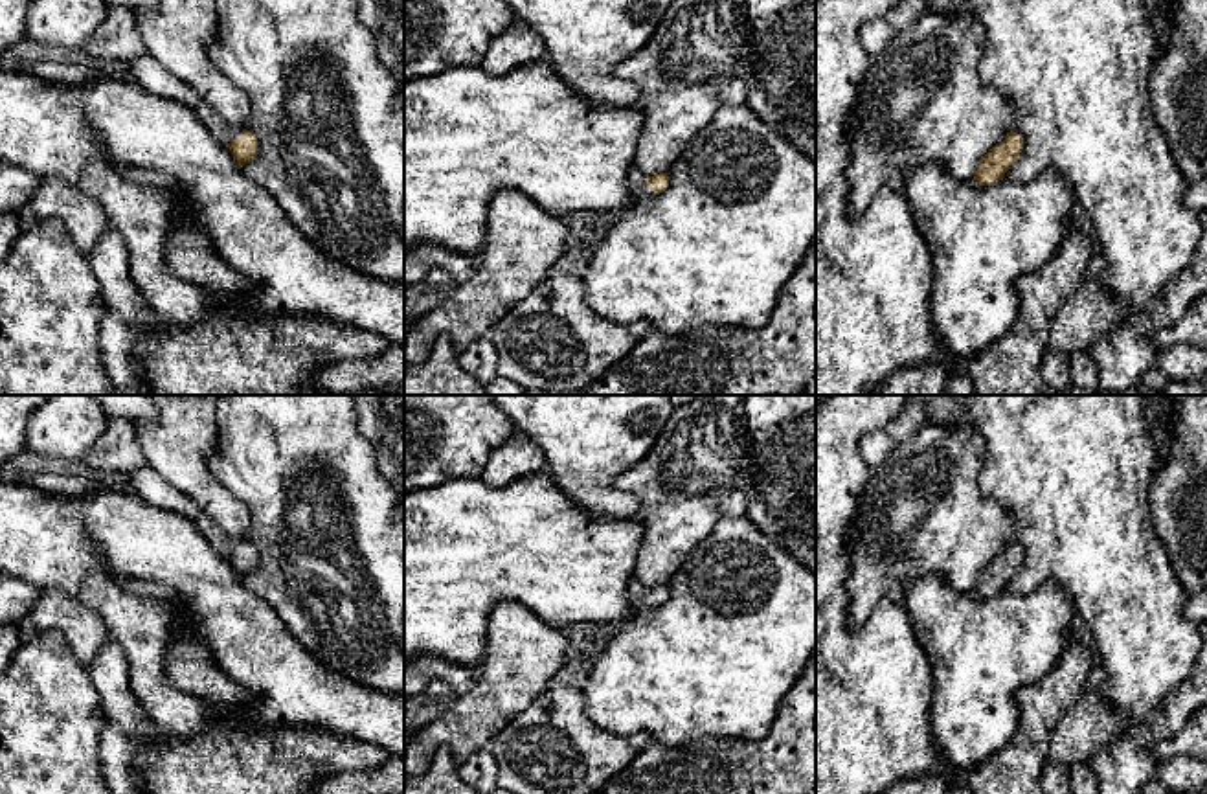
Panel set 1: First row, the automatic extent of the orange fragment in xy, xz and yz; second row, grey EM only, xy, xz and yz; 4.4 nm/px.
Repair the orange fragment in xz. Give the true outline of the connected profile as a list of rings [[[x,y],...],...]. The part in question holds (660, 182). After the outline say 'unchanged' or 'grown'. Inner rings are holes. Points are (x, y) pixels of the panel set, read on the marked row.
[[[636,169],[628,173],[628,189],[634,202],[660,195],[667,189],[667,186],[669,186],[669,173],[660,173],[654,176],[645,176]]]; grown

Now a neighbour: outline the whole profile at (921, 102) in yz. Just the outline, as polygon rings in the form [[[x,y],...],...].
[[[924,9],[895,31],[882,53],[871,57],[845,130],[851,145],[845,176],[852,217],[869,210],[897,171],[909,173],[917,165],[937,162],[955,180],[972,180],[985,154],[1001,145],[1012,123],[1012,103],[977,75],[983,42],[985,28],[972,15]]]

